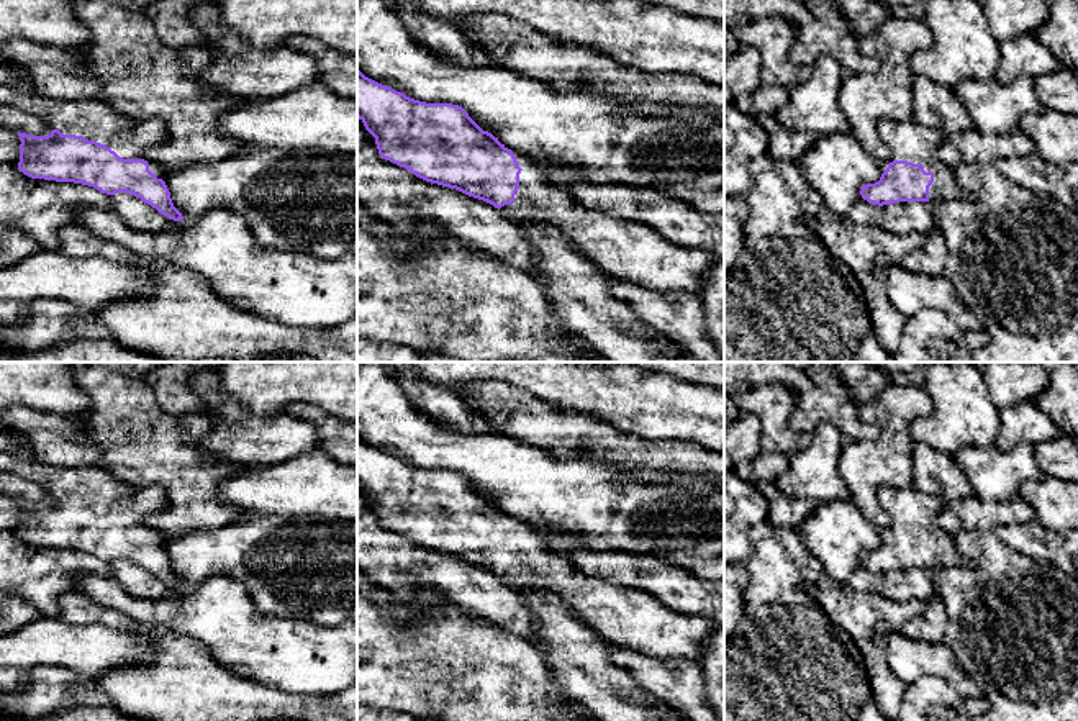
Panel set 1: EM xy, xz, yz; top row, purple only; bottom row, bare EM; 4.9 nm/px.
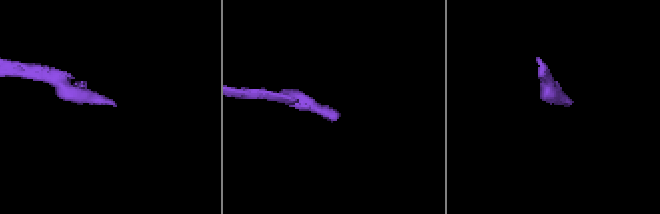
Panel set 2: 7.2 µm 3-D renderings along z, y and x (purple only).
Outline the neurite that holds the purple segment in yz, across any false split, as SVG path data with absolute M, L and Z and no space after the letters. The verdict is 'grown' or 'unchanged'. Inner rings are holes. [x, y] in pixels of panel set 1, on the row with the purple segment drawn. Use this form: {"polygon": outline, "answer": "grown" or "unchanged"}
{"polygon": "M913 118L881 120L878 131L891 157L880 162L880 180L862 187L863 200L883 206L899 202L952 202L965 197L952 169L935 156L942 133Z", "answer": "grown"}

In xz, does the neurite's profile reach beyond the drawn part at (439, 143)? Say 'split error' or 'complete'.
split error

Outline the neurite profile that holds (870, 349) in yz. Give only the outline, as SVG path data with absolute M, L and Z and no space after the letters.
M870 331L860 344L857 362L886 362L890 354L880 346L876 336Z

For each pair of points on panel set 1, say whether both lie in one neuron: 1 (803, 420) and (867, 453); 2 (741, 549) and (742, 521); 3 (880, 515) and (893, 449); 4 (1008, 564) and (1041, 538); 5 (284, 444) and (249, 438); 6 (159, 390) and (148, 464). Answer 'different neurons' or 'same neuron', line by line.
1: different neurons
2: same neuron
3: same neuron
4: different neurons
5: same neuron
6: different neurons

